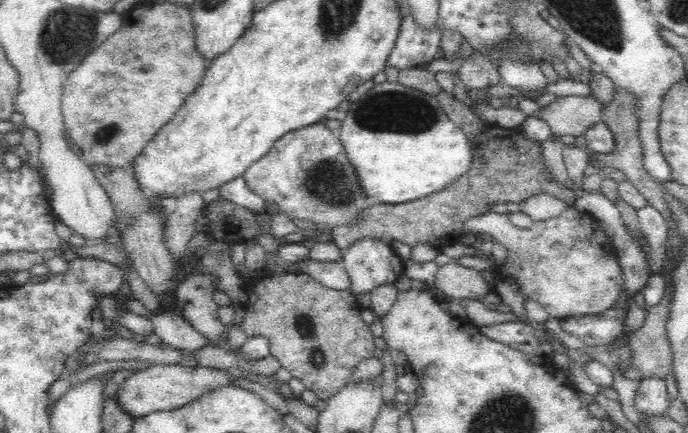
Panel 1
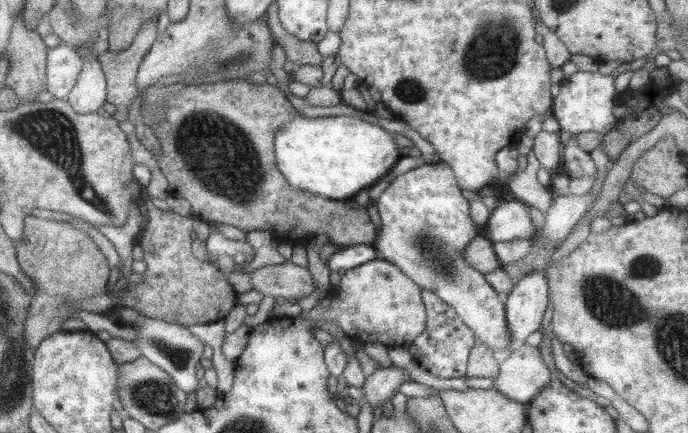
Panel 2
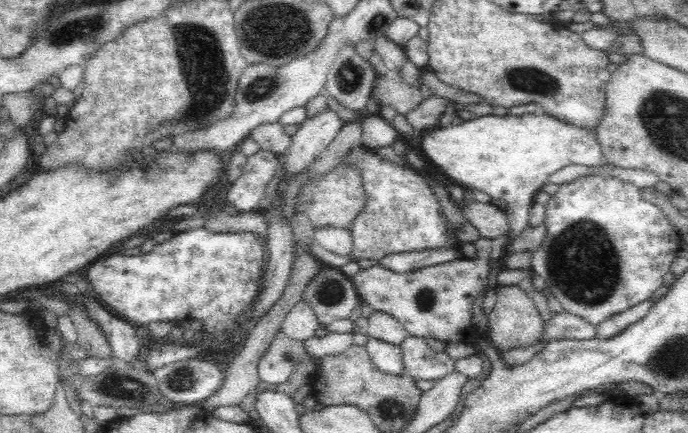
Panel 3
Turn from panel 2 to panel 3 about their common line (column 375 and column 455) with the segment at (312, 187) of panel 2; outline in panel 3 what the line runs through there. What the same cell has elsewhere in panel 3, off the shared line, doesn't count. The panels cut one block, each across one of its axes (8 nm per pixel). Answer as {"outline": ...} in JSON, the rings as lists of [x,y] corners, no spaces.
{"outline":[[[544,112],[540,114],[504,116],[479,116],[473,120],[463,120],[460,124],[442,126],[436,124],[434,128],[426,129],[420,134],[420,152],[424,154],[423,160],[445,180],[458,184],[470,190],[481,190],[491,198],[503,198],[506,201],[508,241],[512,242],[520,236],[528,226],[528,216],[533,197],[548,183],[548,177],[554,172],[568,165],[602,166],[605,164],[602,149],[595,137],[595,128],[578,128],[566,124],[557,118],[552,118]]]}

